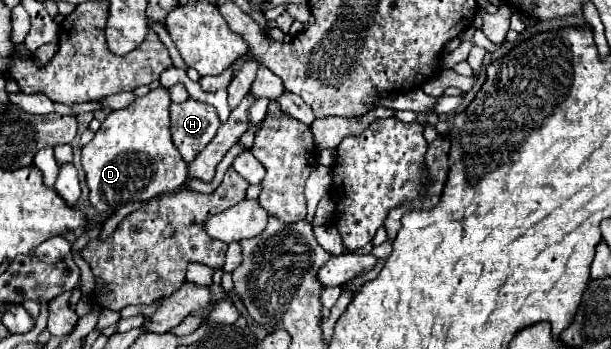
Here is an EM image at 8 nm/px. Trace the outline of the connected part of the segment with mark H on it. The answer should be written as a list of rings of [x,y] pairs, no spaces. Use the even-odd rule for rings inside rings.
[[[187,99],[185,103],[171,105],[171,137],[173,137],[173,143],[179,149],[181,157],[185,159],[185,163],[191,163],[205,149],[205,145],[215,137],[219,127],[221,127],[221,121],[217,117],[217,111],[209,103]]]

